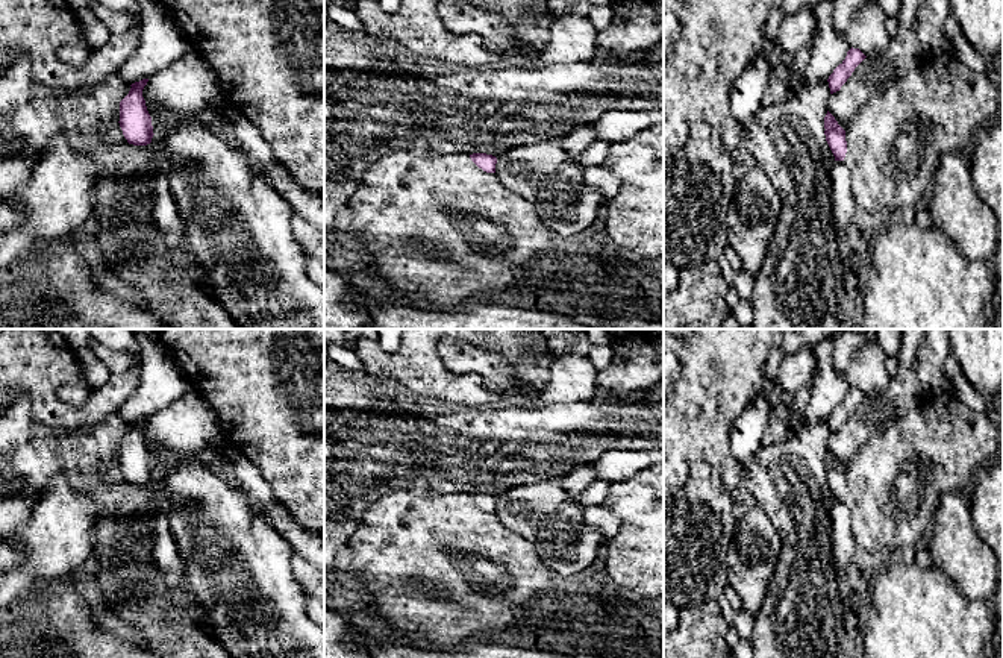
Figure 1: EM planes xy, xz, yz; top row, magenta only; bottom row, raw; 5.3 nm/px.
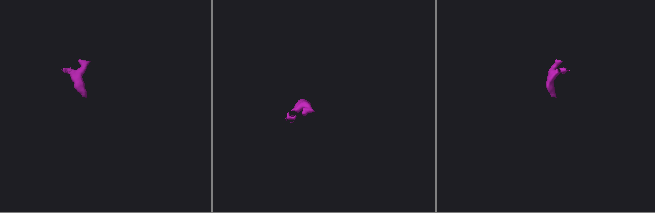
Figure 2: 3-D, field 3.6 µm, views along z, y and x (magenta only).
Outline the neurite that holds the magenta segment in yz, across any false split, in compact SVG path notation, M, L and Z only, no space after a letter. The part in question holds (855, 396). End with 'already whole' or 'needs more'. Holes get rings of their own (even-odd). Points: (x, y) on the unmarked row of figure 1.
M850 388L847 391L845 399L833 409L833 412L829 415L829 428L830 434L841 429L841 426L847 421L847 418L851 415L855 408L865 399L867 396L859 388Z | already whole

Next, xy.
M148 418L132 423L129 434L120 441L120 467L129 484L147 485L153 478L152 456L142 429Z | already whole

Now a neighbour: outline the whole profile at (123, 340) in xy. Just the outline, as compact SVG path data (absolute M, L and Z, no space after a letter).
M89 329L89 332L105 347L127 353L139 352L133 329Z

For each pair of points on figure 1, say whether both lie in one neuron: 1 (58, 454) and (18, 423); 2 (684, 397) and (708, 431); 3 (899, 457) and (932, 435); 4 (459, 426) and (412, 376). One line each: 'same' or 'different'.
1: same
2: same
3: same
4: different

